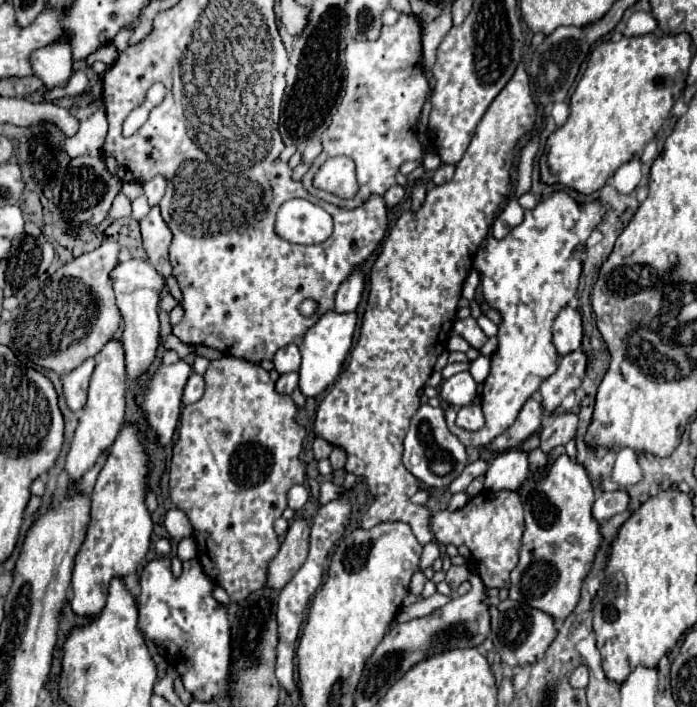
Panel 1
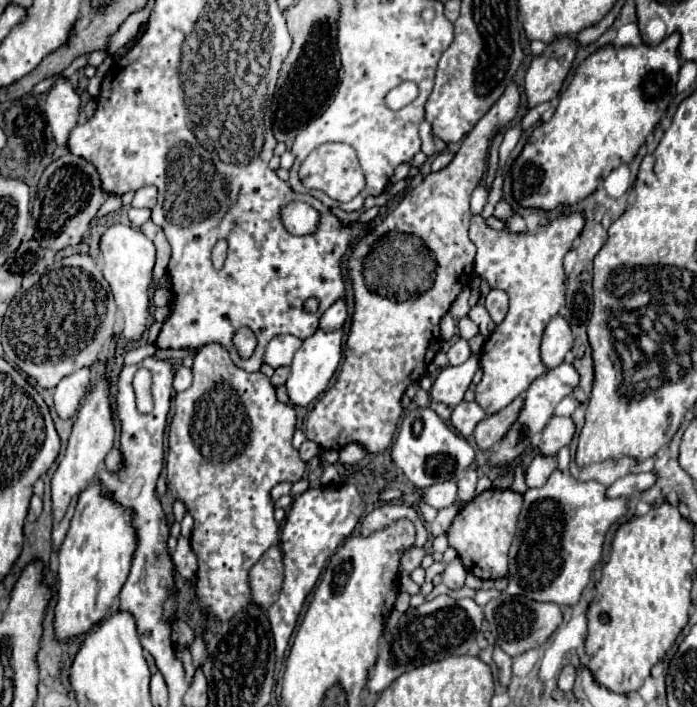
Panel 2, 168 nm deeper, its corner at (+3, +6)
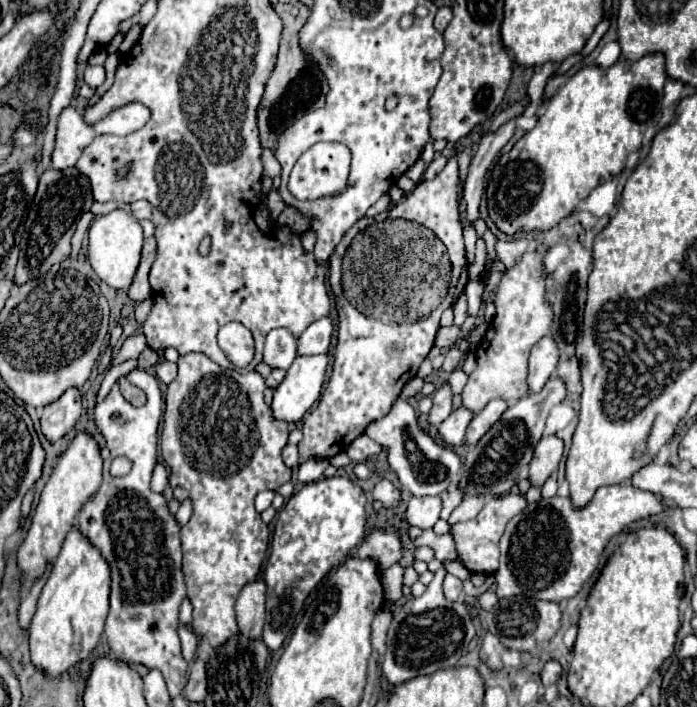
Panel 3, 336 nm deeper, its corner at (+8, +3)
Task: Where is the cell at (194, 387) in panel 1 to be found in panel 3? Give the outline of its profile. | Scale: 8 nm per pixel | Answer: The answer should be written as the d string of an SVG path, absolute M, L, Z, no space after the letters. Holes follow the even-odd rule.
M161 360L161 362L157 362L157 366L155 366L155 374L157 374L157 378L159 378L161 382L169 384L169 382L177 376L177 364L167 362L167 360Z

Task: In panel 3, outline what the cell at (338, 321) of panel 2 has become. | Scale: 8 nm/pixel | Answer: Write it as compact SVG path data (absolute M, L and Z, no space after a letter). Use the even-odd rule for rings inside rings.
M321 318L313 322L299 338L297 338L297 354L323 354L331 342L333 324L329 318Z

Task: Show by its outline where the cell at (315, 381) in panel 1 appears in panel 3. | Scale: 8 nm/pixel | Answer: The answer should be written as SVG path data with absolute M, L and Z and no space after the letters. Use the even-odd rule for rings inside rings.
M327 354L297 356L285 380L275 388L273 416L283 422L299 422L321 396L327 368Z

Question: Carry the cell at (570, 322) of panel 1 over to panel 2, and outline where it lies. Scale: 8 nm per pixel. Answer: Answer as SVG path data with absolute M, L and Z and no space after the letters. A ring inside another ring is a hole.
M556 315L542 337L542 361L548 369L560 365L566 357L566 353L572 349L574 339L572 339L572 329L566 317Z

